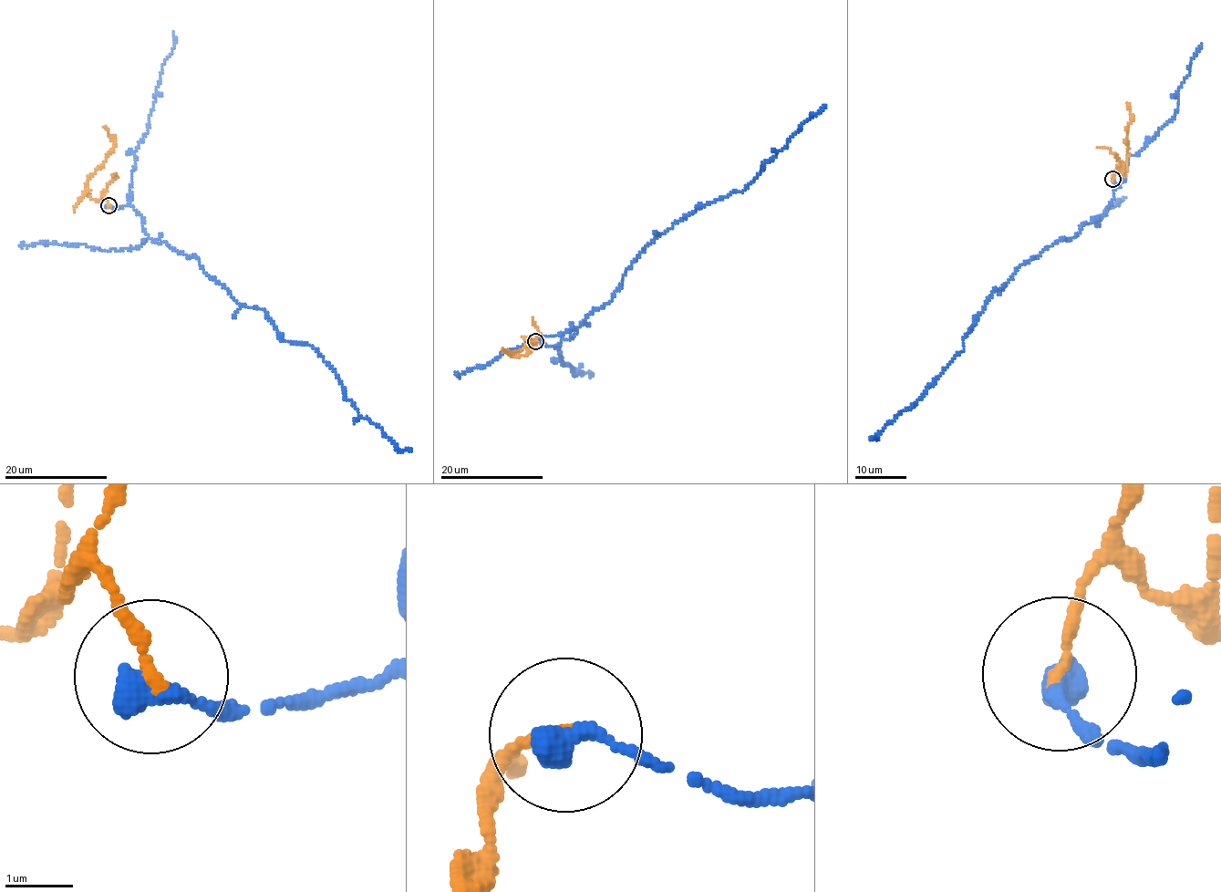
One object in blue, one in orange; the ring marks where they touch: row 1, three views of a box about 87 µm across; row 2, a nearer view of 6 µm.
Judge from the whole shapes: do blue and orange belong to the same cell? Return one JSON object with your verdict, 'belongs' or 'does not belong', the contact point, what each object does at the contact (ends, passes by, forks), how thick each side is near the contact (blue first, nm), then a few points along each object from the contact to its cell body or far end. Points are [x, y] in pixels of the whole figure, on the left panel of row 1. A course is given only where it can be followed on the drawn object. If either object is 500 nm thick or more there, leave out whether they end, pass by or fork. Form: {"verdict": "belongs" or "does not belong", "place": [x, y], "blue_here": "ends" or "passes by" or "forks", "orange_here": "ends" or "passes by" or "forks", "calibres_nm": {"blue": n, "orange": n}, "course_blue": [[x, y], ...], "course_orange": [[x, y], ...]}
{"verdict": "does not belong", "place": [108, 205], "blue_here": "ends", "orange_here": "ends", "calibres_nm": {"blue": 440, "orange": 170}, "course_blue": [[108, 205], [128, 204], [148, 238], [194, 256], [284, 340], [307, 343], [362, 417], [412, 450]], "course_orange": [[108, 205], [104, 197], [97, 201], [86, 190], [89, 177], [103, 166], [115, 142], [108, 129], [102, 127]]}

